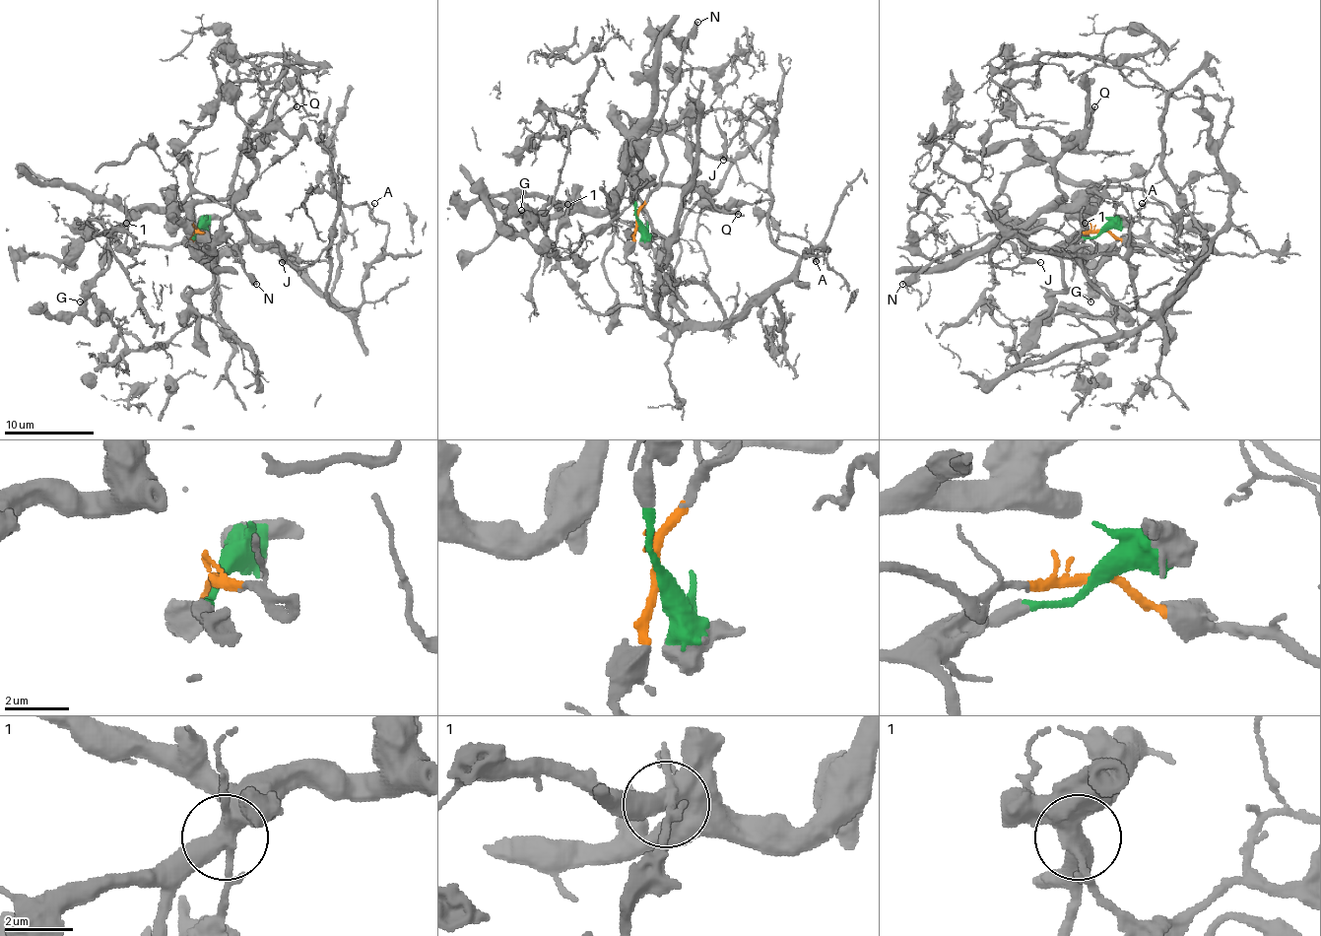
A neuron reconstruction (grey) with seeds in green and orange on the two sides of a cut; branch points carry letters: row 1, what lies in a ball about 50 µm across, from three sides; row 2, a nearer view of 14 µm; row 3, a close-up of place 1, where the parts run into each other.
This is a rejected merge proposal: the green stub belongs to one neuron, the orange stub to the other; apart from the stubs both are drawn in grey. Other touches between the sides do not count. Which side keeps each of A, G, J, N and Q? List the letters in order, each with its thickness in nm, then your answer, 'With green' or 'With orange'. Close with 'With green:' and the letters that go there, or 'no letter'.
A: Thickness 140 nm. With orange
G: Thickness 180 nm. With green
J: Thickness 280 nm. With orange
N: Thickness 400 nm. With orange
Q: Thickness 240 nm. With green
With green: G, Q

